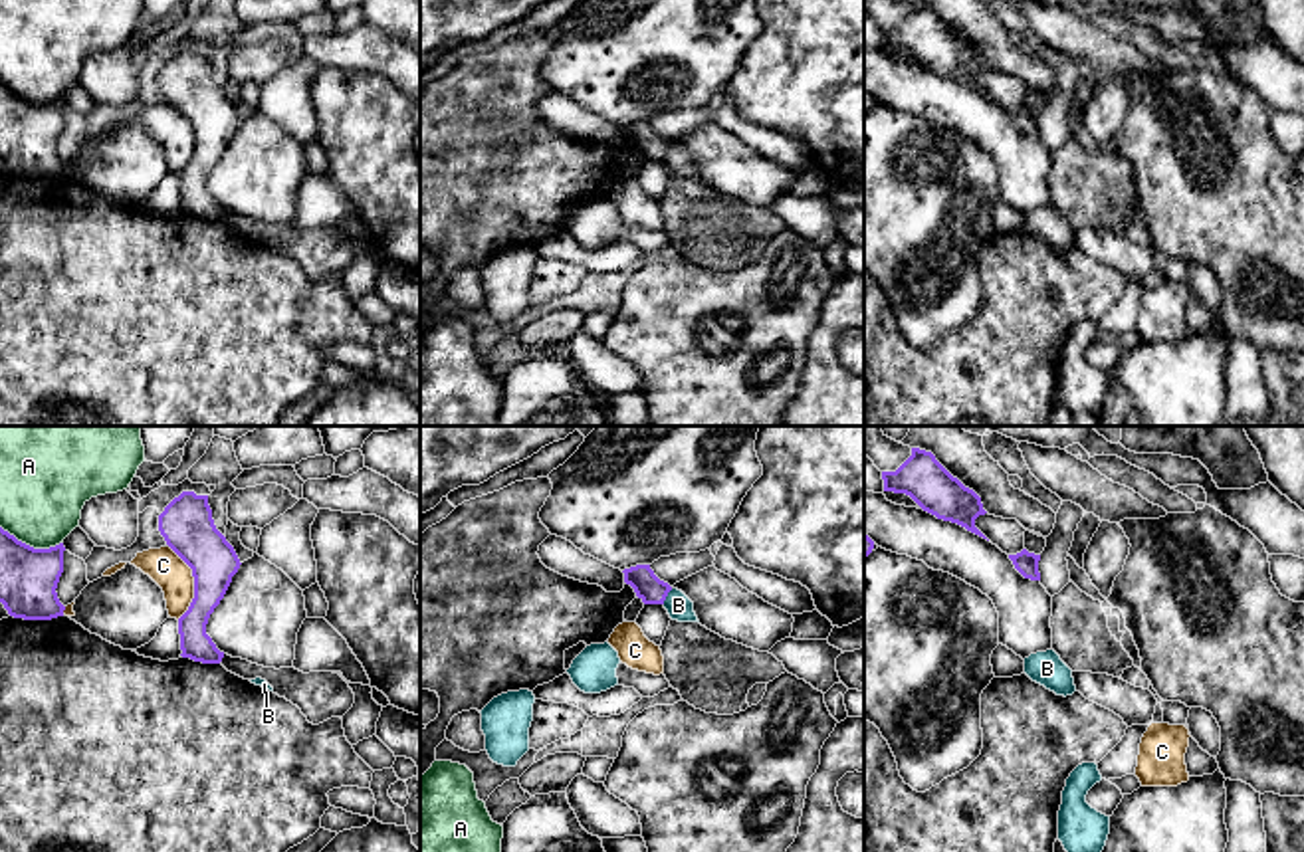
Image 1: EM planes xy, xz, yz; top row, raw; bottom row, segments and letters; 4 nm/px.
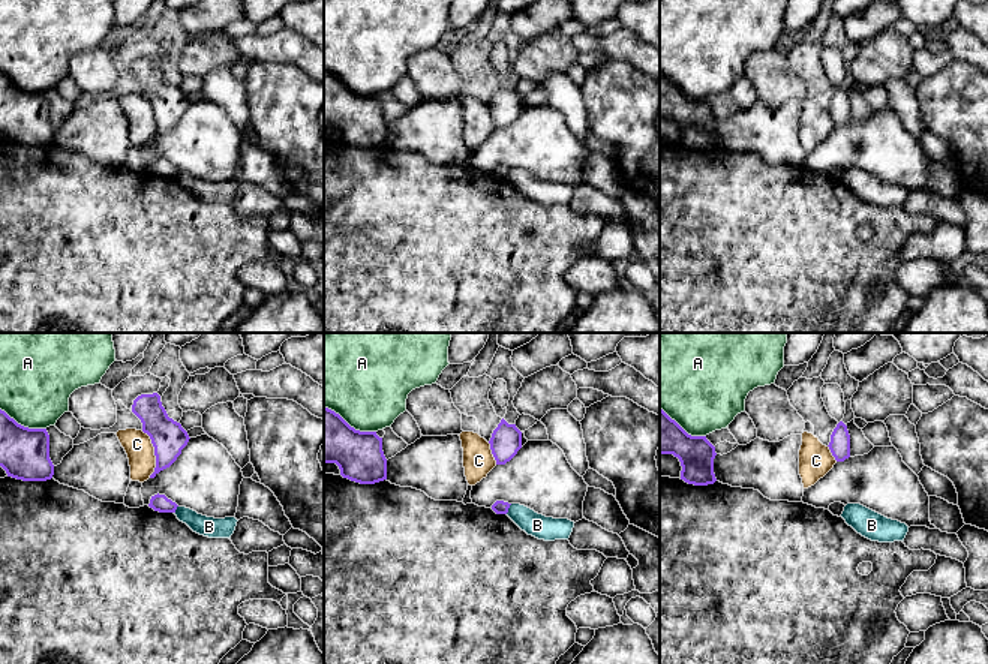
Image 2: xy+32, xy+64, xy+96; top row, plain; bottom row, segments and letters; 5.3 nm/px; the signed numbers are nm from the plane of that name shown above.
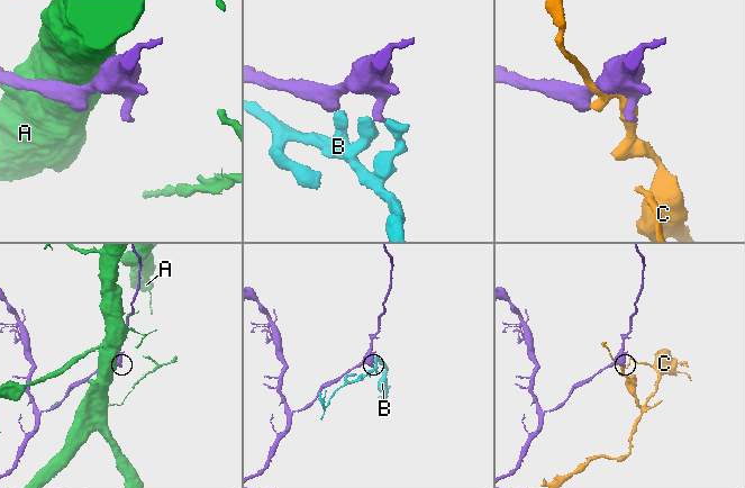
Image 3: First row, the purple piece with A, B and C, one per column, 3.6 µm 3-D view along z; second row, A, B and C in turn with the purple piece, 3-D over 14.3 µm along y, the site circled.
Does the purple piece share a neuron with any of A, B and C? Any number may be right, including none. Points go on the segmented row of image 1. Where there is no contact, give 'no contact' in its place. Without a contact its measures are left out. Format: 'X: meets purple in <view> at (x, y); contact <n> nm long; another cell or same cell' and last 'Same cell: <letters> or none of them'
A: meets purple in xy at (32, 547); contact 260 nm long; another cell
B: meets purple in xz at (666, 595); contact 80 nm long; another cell
C: meets purple in xy at (195, 583); contact 300 nm long; another cell
Same cell: none of them

